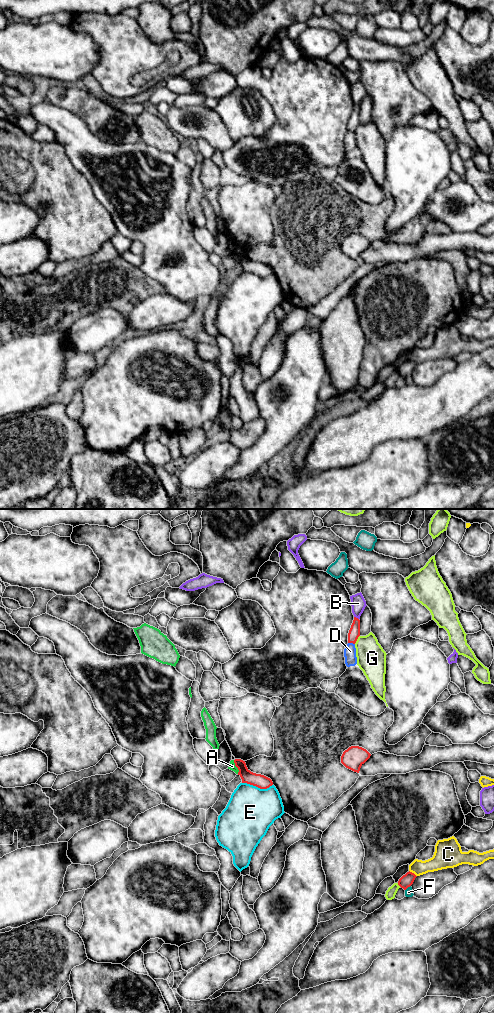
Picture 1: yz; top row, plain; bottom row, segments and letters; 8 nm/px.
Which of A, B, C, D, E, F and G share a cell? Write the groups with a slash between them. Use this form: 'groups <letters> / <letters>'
groups A / B / C / D / E / F / G

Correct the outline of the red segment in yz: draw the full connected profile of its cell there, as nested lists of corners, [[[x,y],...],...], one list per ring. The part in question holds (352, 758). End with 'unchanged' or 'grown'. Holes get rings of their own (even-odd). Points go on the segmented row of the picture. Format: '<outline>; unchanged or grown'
[[[351,746],[341,756],[341,763],[348,769],[359,773],[361,766],[370,758],[371,754],[359,746]]]; unchanged

